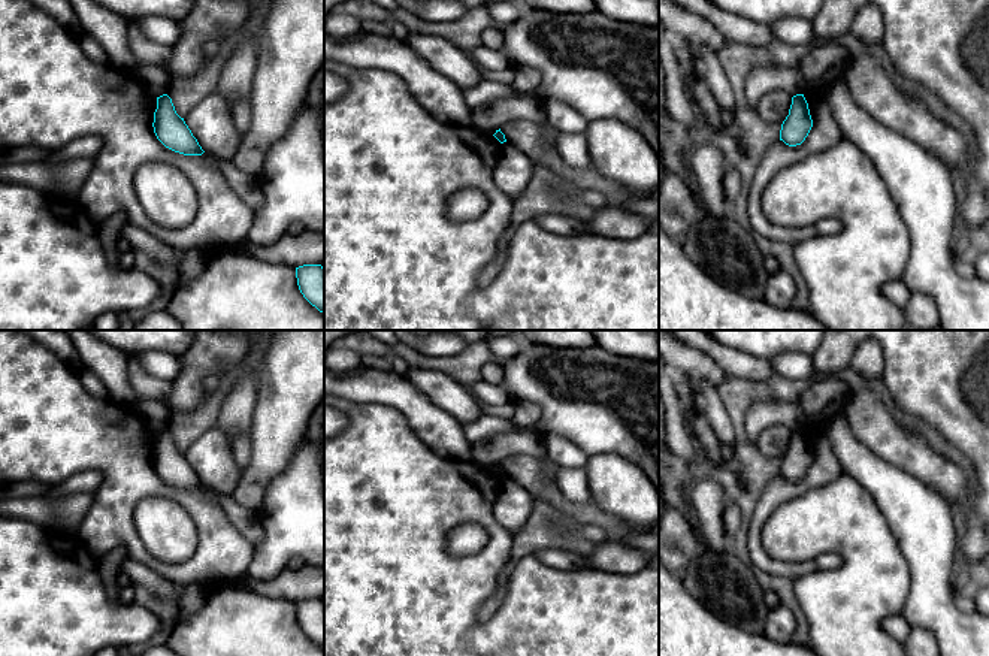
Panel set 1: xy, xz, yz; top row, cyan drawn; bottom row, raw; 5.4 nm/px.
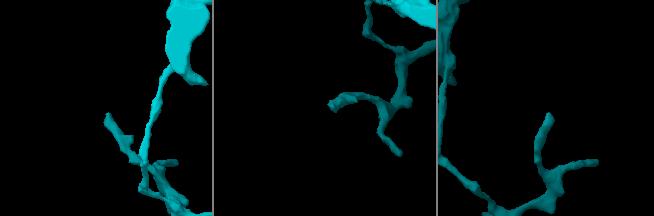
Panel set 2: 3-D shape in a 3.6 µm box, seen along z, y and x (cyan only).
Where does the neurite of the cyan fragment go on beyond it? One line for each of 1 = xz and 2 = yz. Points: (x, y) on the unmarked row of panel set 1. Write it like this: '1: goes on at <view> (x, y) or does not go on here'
1: does not go on here
2: does not go on here

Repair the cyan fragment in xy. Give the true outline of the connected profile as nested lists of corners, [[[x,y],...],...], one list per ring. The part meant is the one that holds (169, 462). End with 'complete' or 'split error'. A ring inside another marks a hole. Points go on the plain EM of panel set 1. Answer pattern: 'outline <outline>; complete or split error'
outline [[[167,429],[157,432],[152,462],[157,474],[175,487],[184,490],[202,490],[205,487],[184,453],[176,448]]]; complete

